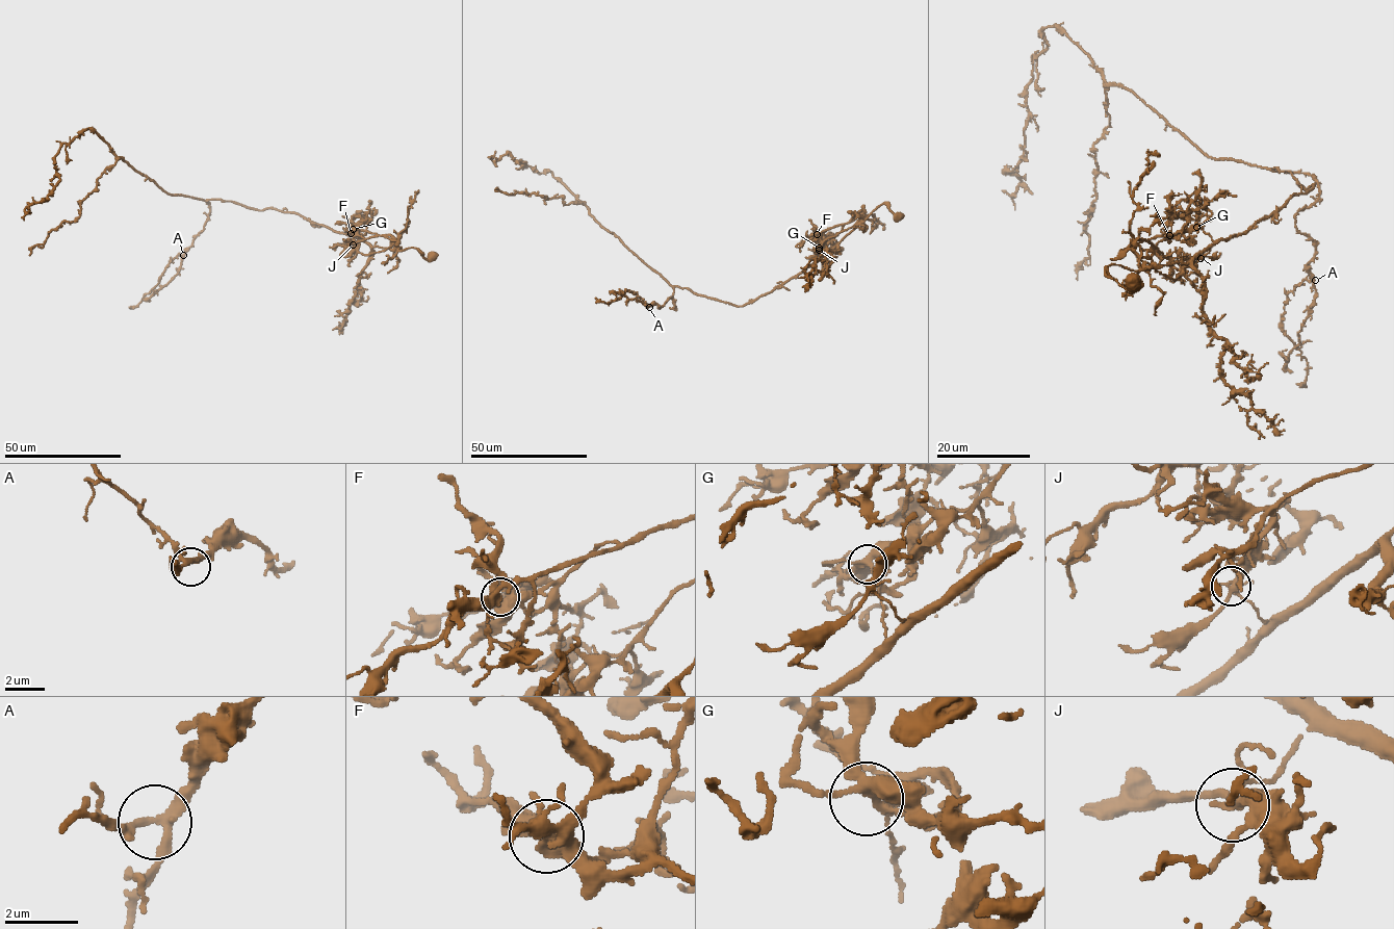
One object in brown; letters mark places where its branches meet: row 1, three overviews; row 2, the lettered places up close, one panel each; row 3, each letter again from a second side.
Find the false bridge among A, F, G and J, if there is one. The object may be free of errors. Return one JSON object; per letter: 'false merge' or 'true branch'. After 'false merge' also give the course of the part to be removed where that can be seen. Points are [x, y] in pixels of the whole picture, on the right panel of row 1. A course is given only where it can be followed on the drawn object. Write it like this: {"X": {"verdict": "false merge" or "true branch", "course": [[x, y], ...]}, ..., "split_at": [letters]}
{"A": {"verdict": "true branch"}, "F": {"verdict": "true branch"}, "G": {"verdict": "true branch"}, "J": {"verdict": "false merge", "course": [[1201, 258], [1175, 279], [1136, 254], [1130, 233], [1137, 209], [1132, 190], [1147, 156], [1160, 156]]}, "split_at": ["J"]}

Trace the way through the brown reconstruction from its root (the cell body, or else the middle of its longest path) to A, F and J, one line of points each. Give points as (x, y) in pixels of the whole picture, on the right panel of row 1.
A: (1132, 283), (1107, 267), (1188, 263), (1313, 187), (1273, 169), (1317, 184), (1295, 216), (1314, 242), (1315, 280)
F: (1132, 283), (1126, 289), (1107, 267), (1119, 264), (1138, 271), (1132, 243), (1146, 240), (1155, 247), (1169, 235)
J: (1132, 283), (1126, 289), (1107, 267), (1119, 264), (1144, 271), (1188, 263), (1208, 248), (1201, 258)

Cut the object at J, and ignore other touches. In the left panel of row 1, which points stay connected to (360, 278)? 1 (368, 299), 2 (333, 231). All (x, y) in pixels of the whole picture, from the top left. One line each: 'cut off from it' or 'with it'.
1: with it
2: with it

